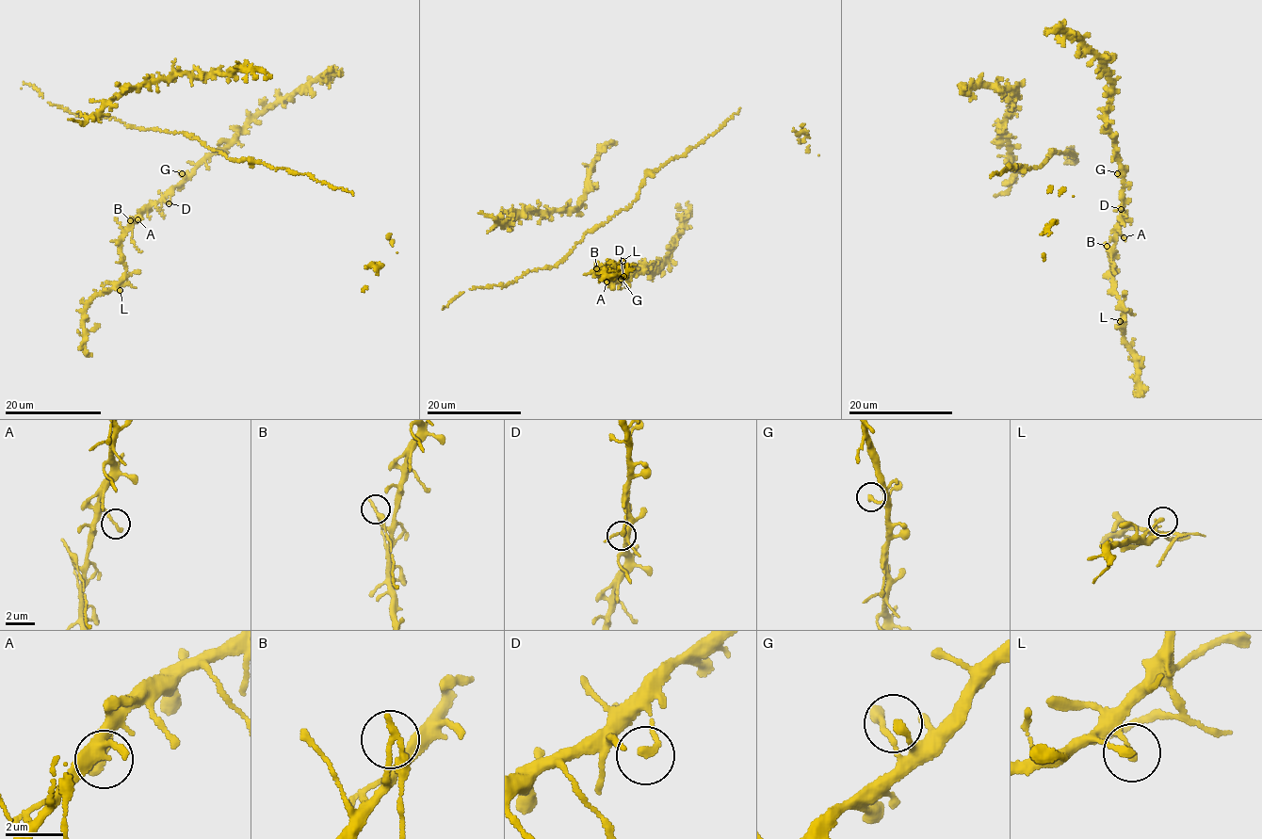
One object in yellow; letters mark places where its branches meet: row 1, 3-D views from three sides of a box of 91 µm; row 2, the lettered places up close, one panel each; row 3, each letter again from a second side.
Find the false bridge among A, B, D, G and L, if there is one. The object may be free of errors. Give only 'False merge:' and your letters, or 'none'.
False merge: B

